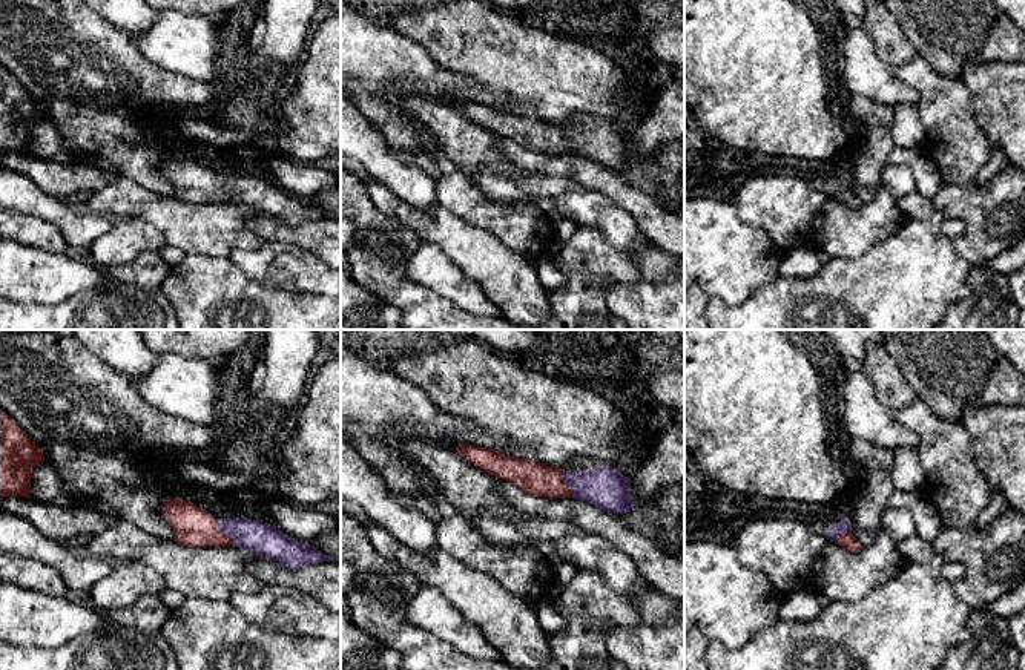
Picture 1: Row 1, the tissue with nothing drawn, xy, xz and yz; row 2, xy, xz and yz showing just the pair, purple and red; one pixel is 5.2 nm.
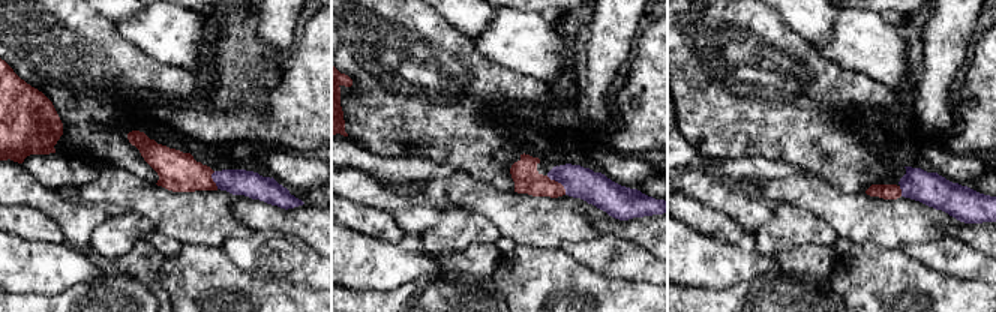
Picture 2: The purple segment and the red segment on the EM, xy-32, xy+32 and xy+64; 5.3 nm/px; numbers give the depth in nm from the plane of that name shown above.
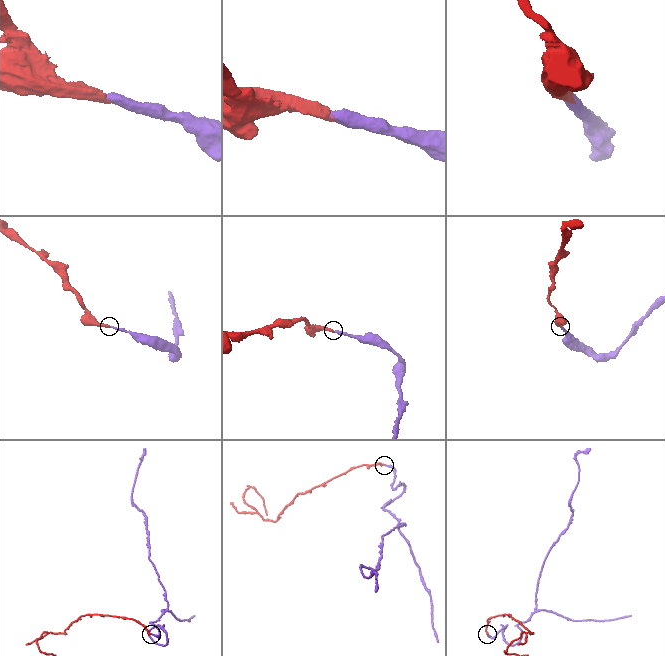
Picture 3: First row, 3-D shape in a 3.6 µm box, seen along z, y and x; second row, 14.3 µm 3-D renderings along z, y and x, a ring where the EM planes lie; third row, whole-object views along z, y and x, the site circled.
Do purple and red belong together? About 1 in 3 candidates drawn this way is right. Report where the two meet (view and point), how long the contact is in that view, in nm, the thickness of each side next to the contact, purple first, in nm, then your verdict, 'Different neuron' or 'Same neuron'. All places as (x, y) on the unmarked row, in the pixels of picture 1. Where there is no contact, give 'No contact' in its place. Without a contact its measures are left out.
Touches purple at xz (568, 141). Shared border 160 nm. Thickness 220 nm (purple) against 170 nm. Same neuron

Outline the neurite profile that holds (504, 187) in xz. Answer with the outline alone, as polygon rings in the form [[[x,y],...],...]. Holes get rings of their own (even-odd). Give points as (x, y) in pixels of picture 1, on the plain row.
[[[465,172],[482,193],[503,204],[531,202],[540,209],[552,222],[569,219],[554,207],[552,198],[532,196],[519,182],[517,172],[489,173],[489,172]]]

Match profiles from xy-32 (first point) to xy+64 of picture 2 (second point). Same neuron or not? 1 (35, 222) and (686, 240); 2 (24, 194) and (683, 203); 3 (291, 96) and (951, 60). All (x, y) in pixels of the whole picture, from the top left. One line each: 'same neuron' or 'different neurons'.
1: different neurons
2: different neurons
3: different neurons

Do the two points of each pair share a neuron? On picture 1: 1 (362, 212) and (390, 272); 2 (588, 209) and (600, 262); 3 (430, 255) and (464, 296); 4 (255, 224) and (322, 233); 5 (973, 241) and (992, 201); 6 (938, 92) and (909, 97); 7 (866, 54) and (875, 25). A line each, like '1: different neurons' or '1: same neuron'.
1: same neuron
2: different neurons
3: same neuron
4: same neuron
5: same neuron
6: different neurons
7: different neurons

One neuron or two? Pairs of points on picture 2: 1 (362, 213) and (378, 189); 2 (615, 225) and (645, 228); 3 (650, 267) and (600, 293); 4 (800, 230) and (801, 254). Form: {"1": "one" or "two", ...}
{"1": "two", "2": "one", "3": "two", "4": "two"}

